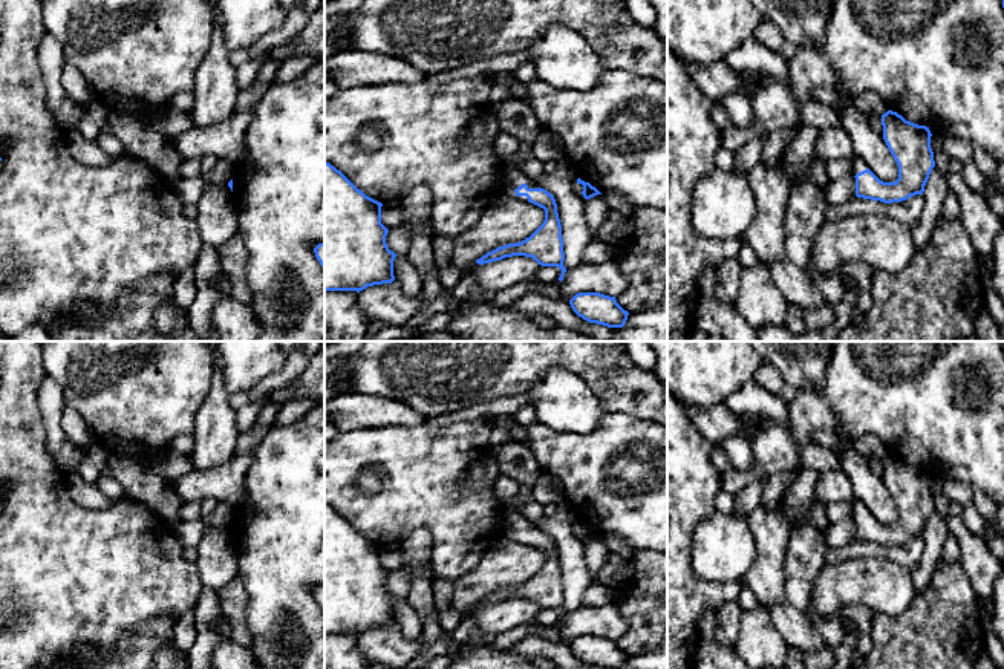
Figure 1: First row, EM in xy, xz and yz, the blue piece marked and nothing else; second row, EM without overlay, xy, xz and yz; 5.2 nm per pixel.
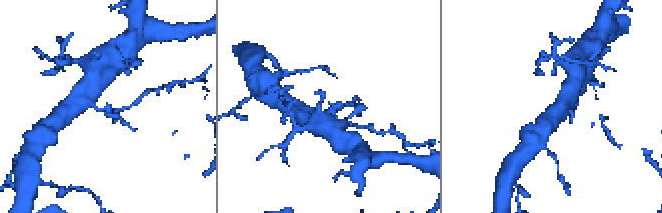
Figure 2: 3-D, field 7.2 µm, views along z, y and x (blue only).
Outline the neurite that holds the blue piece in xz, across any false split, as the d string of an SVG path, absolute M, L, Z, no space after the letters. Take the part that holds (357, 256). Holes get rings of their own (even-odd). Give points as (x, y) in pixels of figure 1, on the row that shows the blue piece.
M324 161L324 291L360 292L395 280L396 254L386 243L389 230L381 224L381 207Z

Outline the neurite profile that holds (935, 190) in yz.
M934 167L924 185L924 205L921 210L920 222L914 228L914 243L917 250L921 250L927 243L934 225L941 216L943 204L949 191L947 176Z

